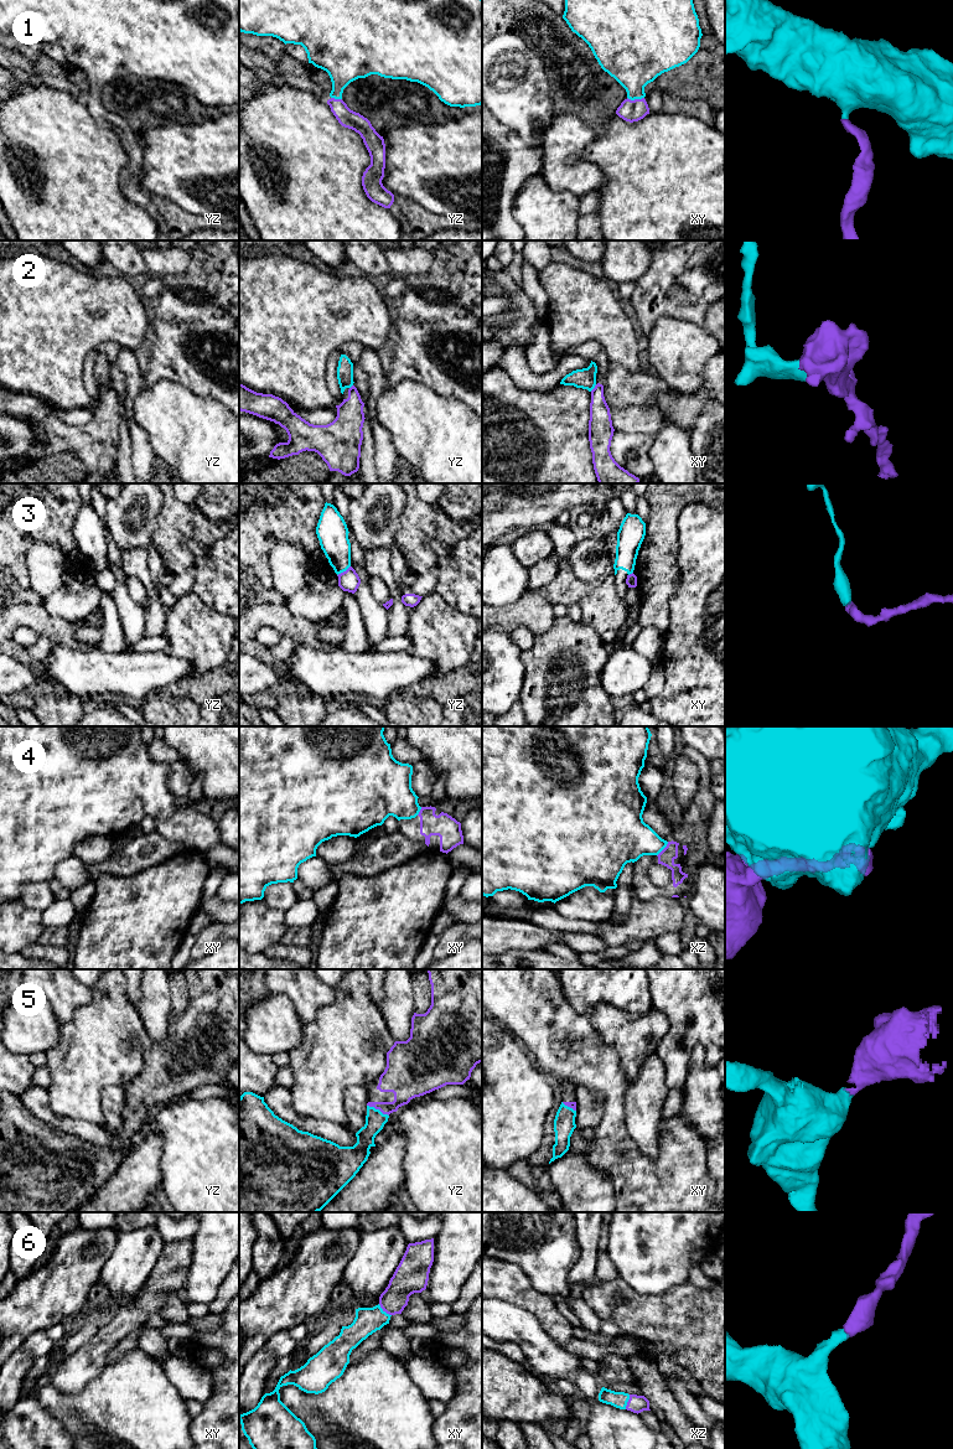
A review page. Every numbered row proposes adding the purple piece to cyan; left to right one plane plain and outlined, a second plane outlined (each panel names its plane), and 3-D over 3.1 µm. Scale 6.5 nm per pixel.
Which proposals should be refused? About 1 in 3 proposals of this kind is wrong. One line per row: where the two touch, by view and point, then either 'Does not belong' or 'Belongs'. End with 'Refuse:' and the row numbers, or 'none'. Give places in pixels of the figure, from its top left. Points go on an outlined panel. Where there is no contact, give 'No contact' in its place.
1: Touches cyan at xy (636, 98). Belongs
2: Touches cyan at xy (592, 388). Does not belong
3: Touches cyan at yz (343, 570). Does not belong
4: Touches cyan at xz (663, 848). Does not belong
5: Touches cyan at yz (378, 1109). Belongs
6: Touches cyan at xy (384, 1312). Belongs
Refuse: 2, 3, 4

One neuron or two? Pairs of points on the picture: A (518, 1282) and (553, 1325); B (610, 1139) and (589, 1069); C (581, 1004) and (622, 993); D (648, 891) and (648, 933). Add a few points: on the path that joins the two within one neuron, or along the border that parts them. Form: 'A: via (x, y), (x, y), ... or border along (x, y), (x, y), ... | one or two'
A: via (526, 1293), (547, 1314) | one
B: via (610, 1122), (610, 1090), (606, 1086) | one
C: via (591, 994), (612, 993) | one
D: border along (632, 888), (641, 900), (671, 895) | two

